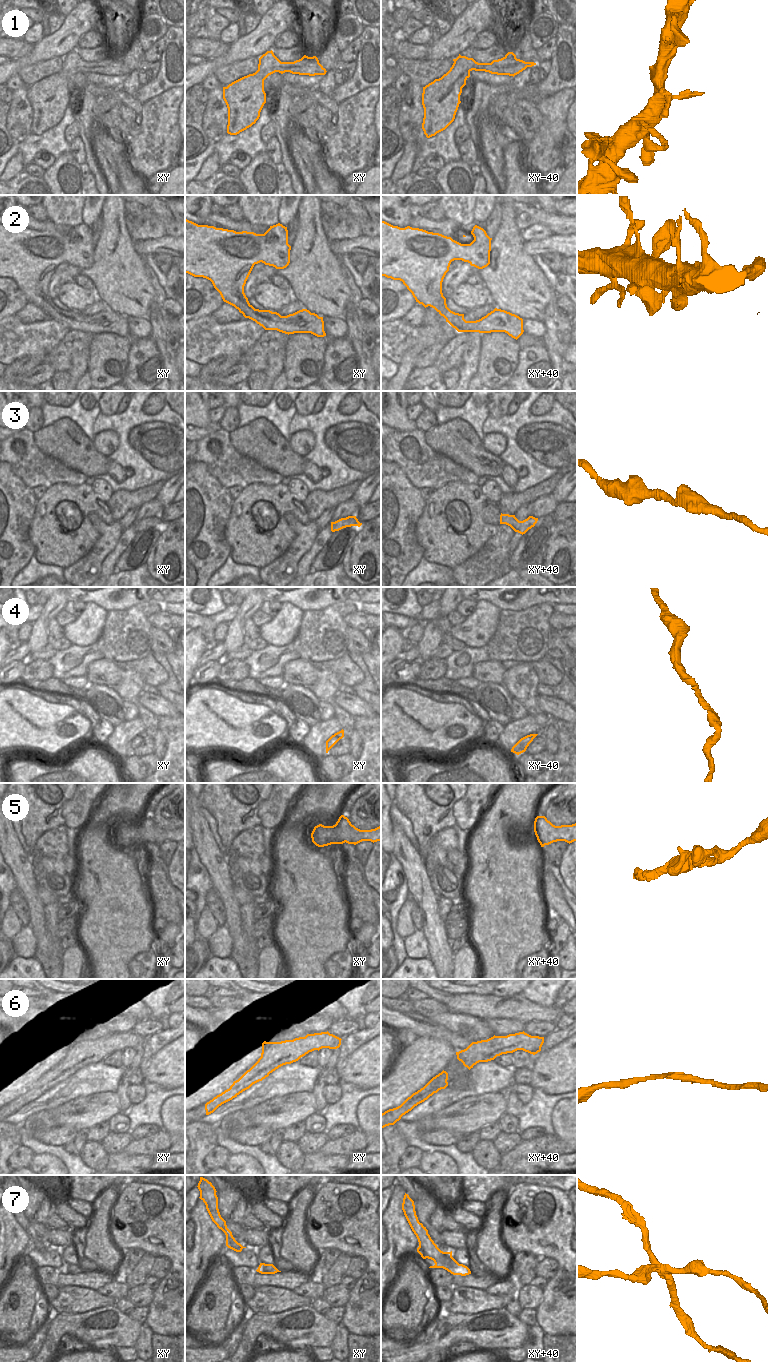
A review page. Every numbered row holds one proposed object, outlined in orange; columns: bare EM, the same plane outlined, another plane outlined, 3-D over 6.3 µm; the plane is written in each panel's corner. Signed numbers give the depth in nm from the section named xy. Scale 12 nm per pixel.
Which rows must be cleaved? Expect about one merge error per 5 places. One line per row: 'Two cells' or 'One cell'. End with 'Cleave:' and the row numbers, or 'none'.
1: One cell
2: One cell
3: One cell
4: One cell
5: One cell
6: One cell
7: Two cells
Cleave: 7

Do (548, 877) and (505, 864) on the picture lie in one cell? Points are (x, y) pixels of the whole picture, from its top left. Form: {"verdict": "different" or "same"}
{"verdict": "different"}

